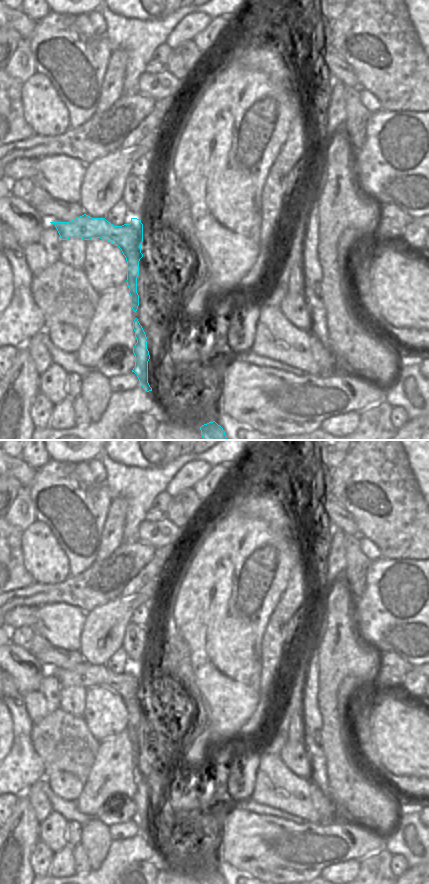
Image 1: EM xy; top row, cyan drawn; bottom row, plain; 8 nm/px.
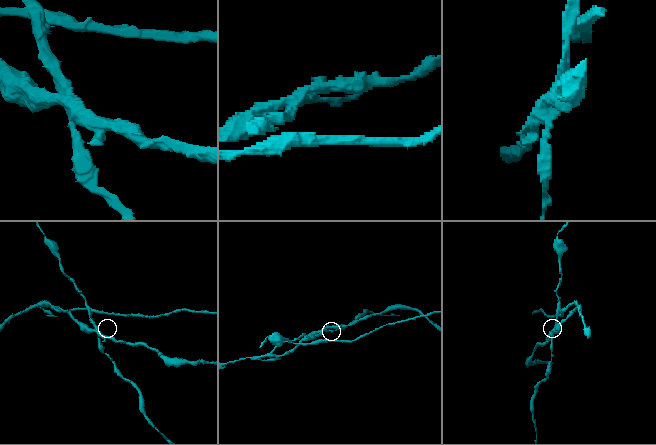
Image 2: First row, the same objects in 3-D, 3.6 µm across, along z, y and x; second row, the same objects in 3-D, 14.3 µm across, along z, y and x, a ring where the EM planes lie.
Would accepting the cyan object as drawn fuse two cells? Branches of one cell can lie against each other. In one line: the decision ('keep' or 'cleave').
cleave

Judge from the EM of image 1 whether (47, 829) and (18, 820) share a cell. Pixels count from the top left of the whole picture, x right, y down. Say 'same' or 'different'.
different

